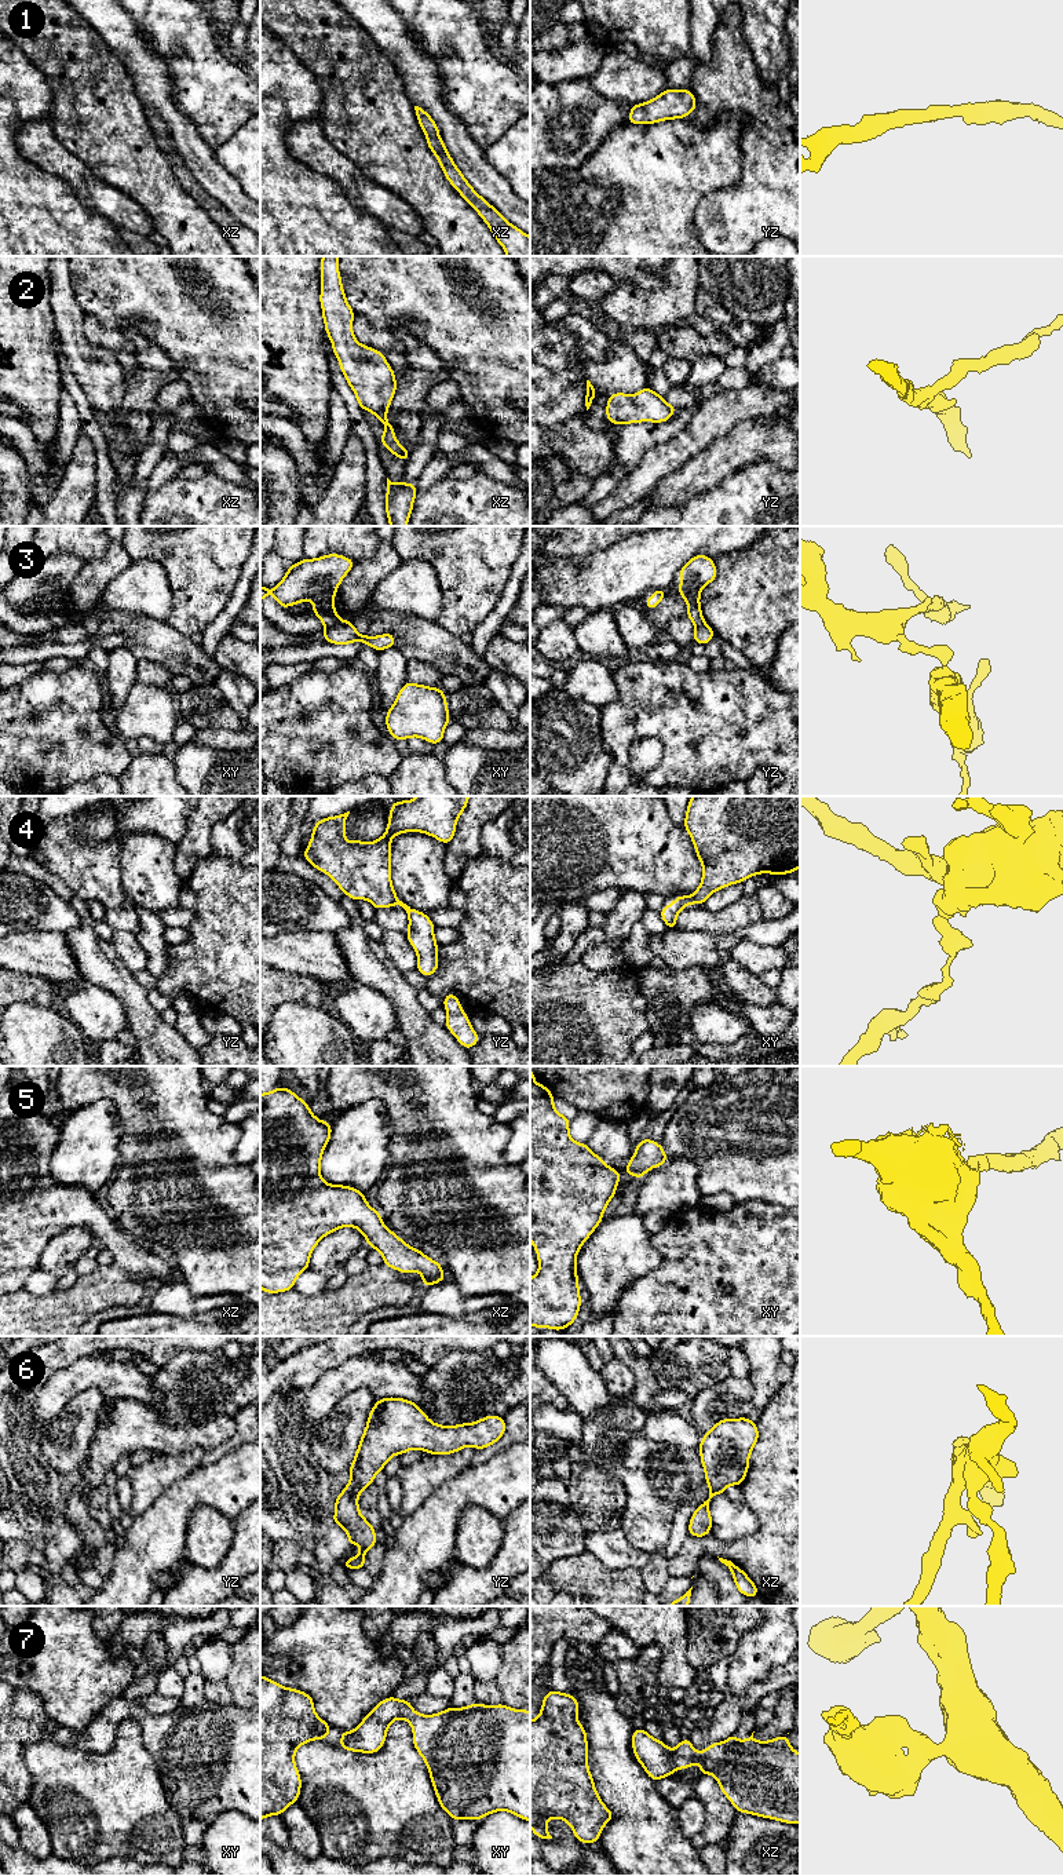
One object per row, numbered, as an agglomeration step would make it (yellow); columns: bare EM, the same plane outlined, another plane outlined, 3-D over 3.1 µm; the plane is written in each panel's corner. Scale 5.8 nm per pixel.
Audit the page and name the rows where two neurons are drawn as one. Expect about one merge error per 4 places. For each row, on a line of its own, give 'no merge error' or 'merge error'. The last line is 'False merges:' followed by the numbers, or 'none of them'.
1: no merge error
2: no merge error
3: merge error
4: merge error
5: no merge error
6: no merge error
7: no merge error
False merges: 3, 4

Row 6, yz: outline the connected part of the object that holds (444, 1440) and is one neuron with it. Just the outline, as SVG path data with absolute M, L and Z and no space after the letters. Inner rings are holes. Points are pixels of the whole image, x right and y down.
M394 1397L376 1399L348 1468L350 1482L335 1503L332 1523L346 1530L348 1545L361 1548L358 1555L343 1562L344 1569L364 1569L365 1554L377 1543L375 1528L361 1515L358 1497L394 1455L402 1456L412 1449L428 1455L450 1455L464 1446L485 1449L497 1442L505 1430L504 1419L496 1415L448 1427L431 1421L416 1402Z

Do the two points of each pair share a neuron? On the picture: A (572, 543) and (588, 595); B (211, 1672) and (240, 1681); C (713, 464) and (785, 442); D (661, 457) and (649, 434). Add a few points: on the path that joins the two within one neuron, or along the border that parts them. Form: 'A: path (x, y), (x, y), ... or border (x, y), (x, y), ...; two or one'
A: border (606, 547), (581, 558), (544, 554); two
B: border (230, 1646), (230, 1671), (225, 1679); two
C: path (731, 452), (746, 444), (767, 444); one
D: border (683, 429), (675, 437), (650, 449), (634, 470); two

